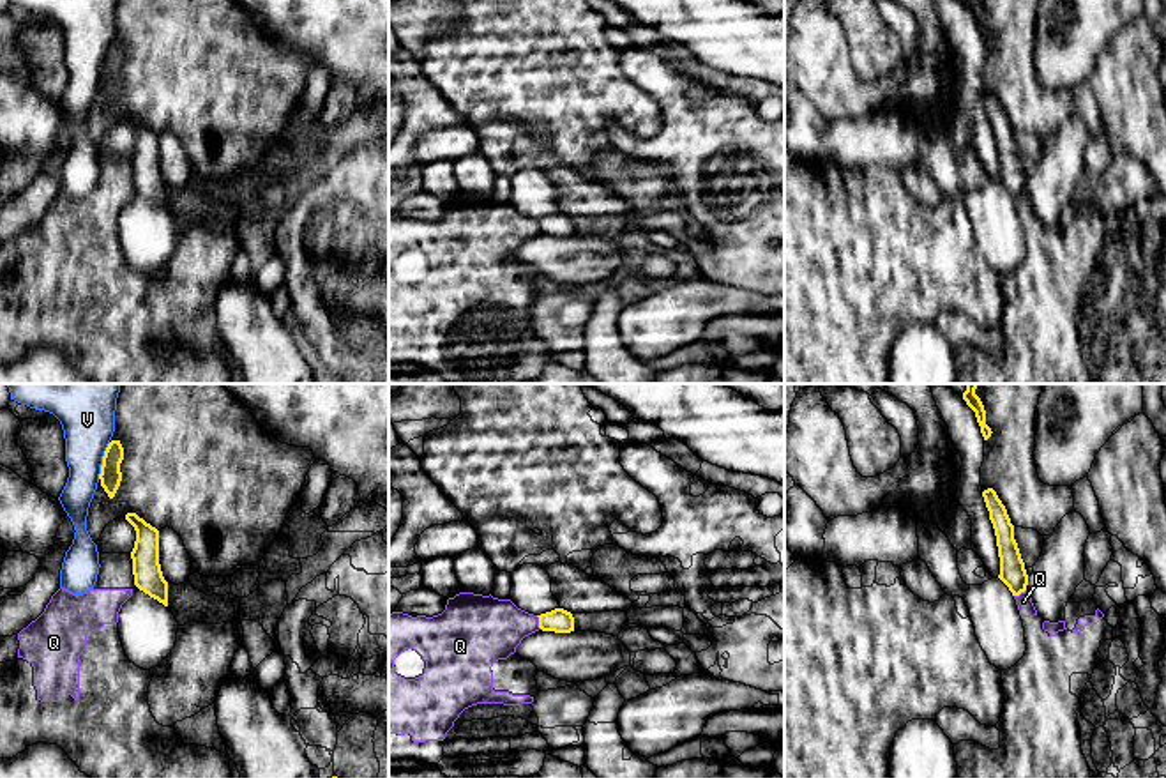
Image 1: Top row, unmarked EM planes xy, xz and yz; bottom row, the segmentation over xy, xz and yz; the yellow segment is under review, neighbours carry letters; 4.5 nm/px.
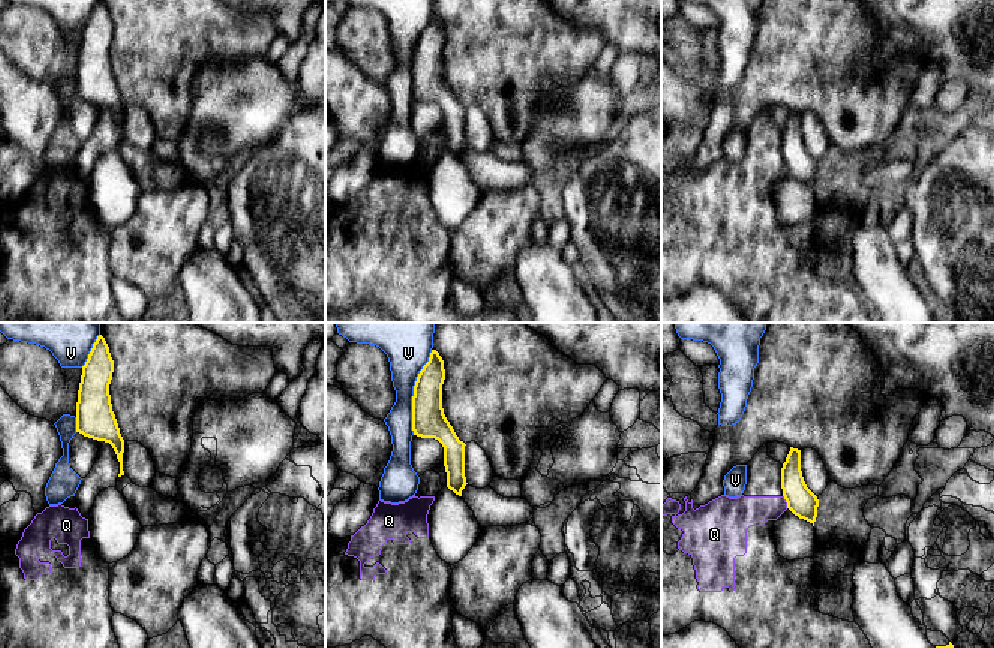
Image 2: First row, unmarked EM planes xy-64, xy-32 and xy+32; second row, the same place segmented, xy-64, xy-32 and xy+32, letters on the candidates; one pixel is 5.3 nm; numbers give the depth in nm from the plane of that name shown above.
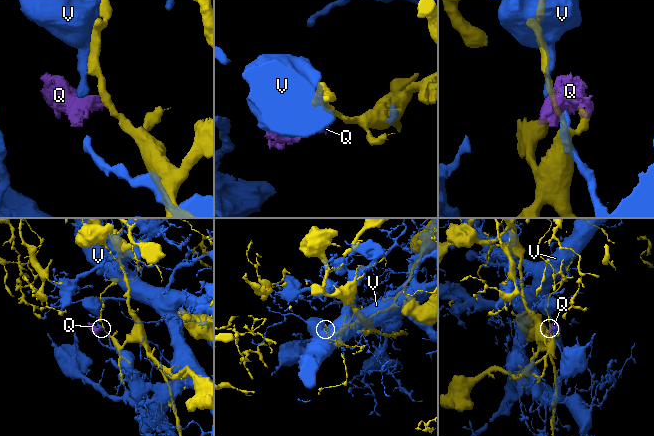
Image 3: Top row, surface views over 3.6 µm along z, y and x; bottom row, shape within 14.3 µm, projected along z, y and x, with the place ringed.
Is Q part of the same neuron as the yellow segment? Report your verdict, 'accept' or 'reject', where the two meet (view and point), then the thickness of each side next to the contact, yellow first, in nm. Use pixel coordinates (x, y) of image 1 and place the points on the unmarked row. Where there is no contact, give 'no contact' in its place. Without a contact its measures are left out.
reject | xz (539, 227) | 110/300 nm

